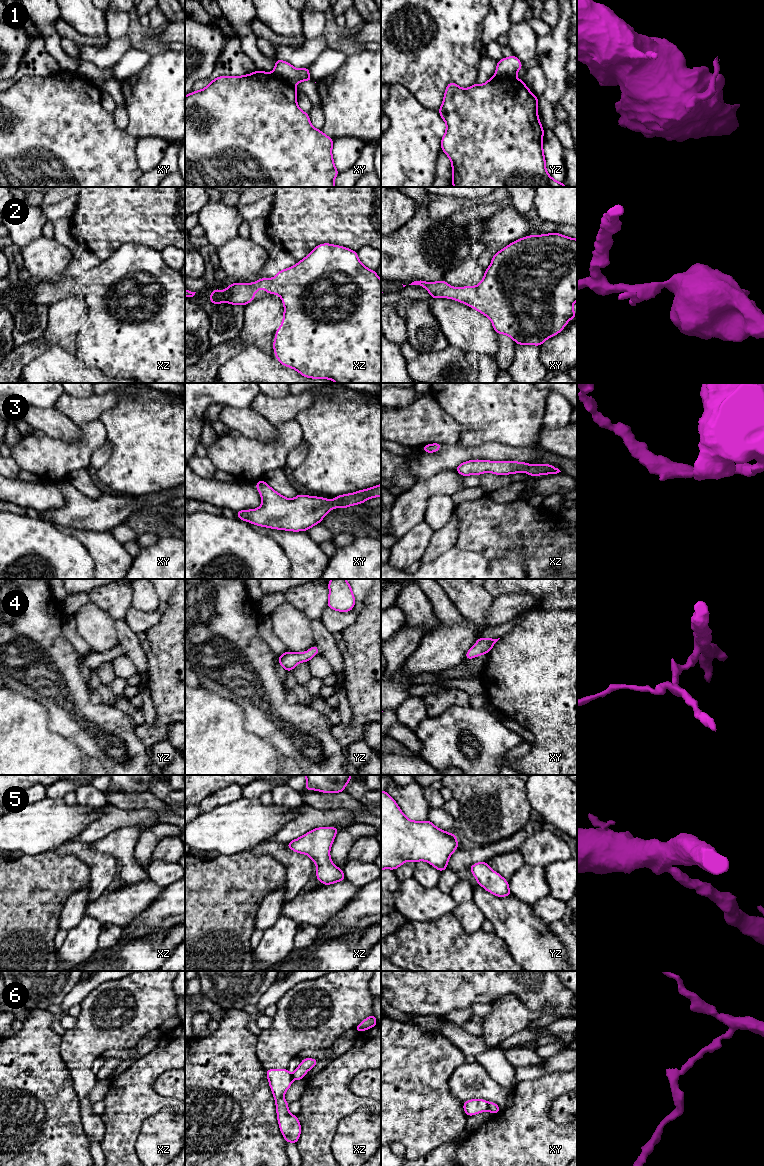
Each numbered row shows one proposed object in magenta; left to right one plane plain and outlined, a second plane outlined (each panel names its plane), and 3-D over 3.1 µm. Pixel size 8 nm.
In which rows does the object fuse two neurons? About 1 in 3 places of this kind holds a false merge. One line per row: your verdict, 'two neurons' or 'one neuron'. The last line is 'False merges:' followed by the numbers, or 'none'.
1: one neuron
2: one neuron
3: one neuron
4: one neuron
5: one neuron
6: two neurons
False merges: 6

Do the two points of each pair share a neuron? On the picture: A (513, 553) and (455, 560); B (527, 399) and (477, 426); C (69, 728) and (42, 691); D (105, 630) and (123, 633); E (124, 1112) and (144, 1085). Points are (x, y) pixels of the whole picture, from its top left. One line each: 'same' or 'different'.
A: same
B: same
C: same
D: different
E: same

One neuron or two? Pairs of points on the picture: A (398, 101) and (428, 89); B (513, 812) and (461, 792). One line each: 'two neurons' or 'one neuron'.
A: two neurons
B: one neuron

